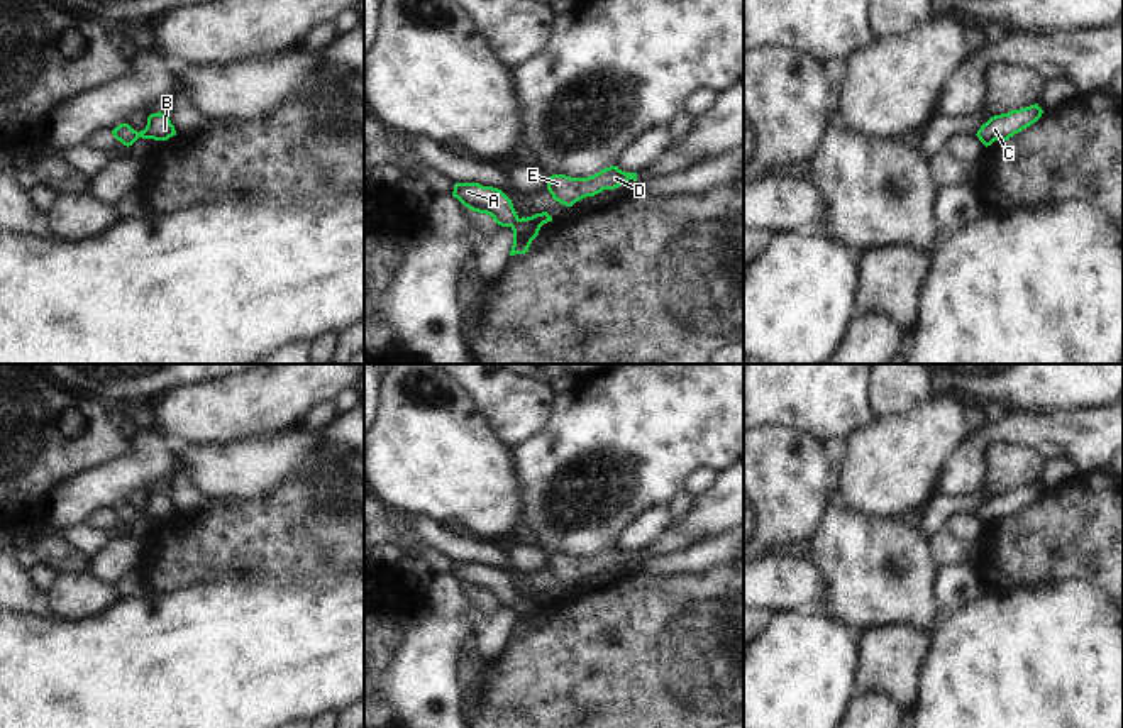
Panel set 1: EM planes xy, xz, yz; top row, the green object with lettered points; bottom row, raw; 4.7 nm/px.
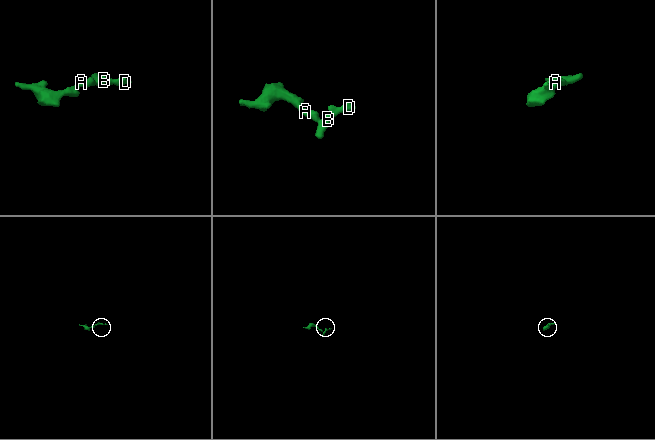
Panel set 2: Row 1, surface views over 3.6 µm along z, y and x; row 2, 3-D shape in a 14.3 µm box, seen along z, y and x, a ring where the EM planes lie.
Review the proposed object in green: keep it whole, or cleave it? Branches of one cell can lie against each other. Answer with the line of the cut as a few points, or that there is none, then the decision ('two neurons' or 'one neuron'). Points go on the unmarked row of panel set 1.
cut none; one neuron

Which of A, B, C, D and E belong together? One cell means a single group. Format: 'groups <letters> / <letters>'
groups A B C D E

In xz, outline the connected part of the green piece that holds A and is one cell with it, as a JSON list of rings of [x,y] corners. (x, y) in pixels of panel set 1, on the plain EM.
[[[456,562],[452,576],[473,591],[490,594],[498,604],[513,609],[510,635],[525,633],[544,603],[552,601],[547,591],[518,596],[512,579],[498,567],[479,562]]]

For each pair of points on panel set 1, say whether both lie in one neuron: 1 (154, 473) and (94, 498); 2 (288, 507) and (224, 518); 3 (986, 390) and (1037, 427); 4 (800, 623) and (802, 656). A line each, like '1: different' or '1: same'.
1: same
2: same
3: different
4: same

